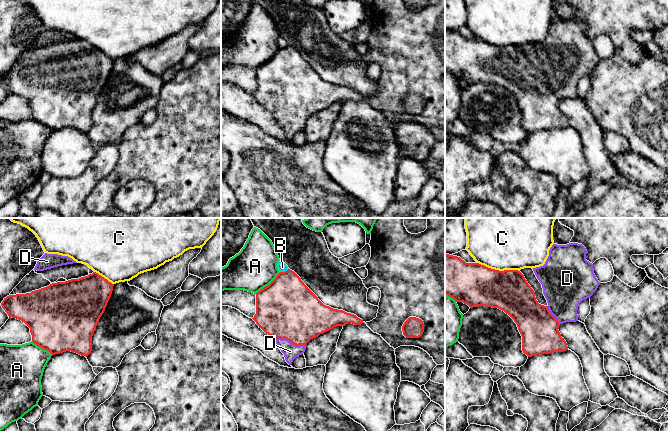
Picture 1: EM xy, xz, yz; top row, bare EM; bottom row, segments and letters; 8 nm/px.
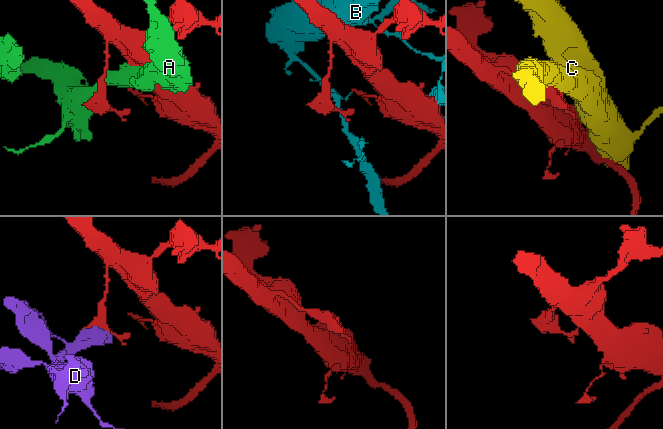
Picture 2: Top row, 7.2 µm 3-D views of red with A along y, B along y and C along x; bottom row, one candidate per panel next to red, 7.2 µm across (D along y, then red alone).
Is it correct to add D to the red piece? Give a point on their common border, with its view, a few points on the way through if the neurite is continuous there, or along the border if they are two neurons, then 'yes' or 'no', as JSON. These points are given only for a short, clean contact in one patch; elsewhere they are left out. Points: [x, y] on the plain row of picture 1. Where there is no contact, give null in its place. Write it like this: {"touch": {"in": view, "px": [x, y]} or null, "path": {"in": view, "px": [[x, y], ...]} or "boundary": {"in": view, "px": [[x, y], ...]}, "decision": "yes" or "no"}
{"touch": {"in": "xz", "px": [290, 117]}, "decision": "yes"}

